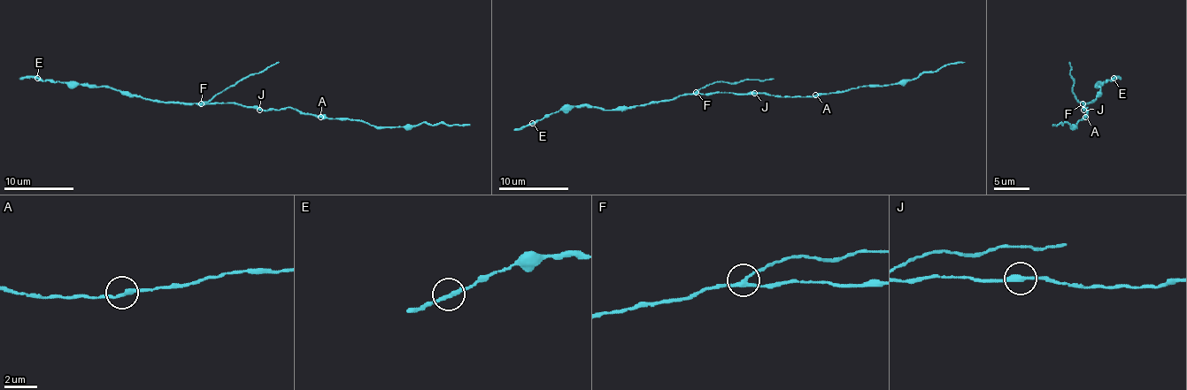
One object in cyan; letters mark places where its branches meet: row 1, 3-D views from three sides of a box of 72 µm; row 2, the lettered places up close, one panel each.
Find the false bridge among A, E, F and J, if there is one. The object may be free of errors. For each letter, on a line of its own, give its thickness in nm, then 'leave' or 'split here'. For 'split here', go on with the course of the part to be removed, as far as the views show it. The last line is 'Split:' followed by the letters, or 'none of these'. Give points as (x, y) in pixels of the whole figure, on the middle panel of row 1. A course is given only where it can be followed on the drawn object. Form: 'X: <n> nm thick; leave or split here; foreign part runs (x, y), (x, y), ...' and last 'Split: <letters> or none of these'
A: 280 nm thick; leave
E: 260 nm thick; leave
F: 220 nm thick; split here; foreign part runs (697, 91), (712, 82), (774, 79)
J: 300 nm thick; leave
Split: F

